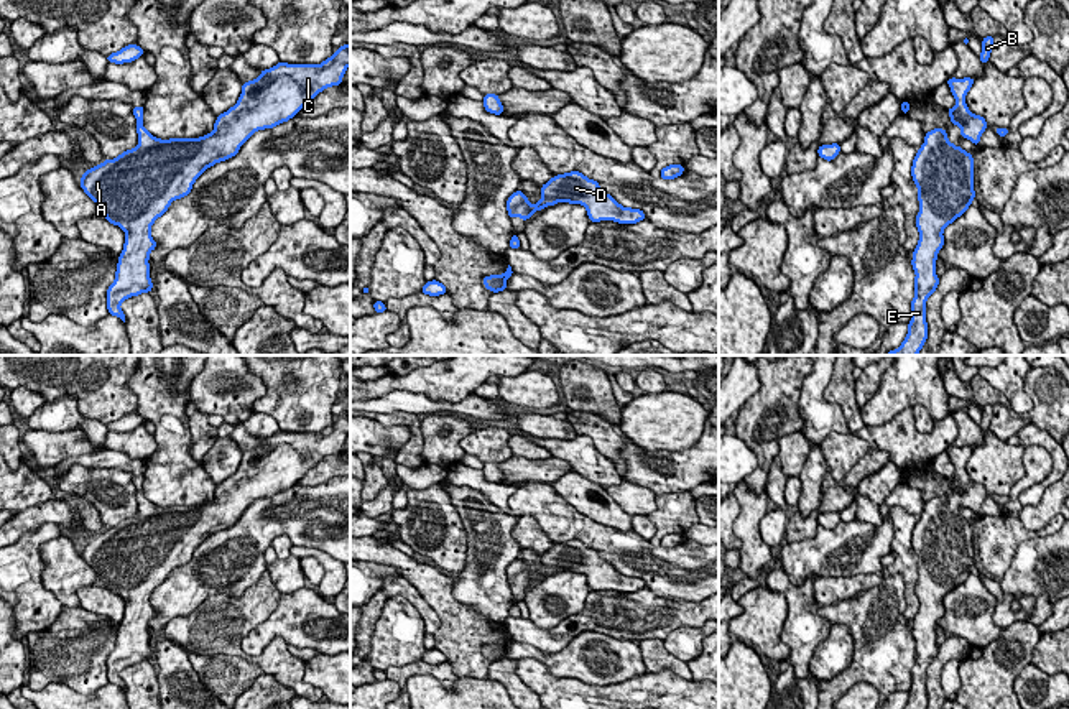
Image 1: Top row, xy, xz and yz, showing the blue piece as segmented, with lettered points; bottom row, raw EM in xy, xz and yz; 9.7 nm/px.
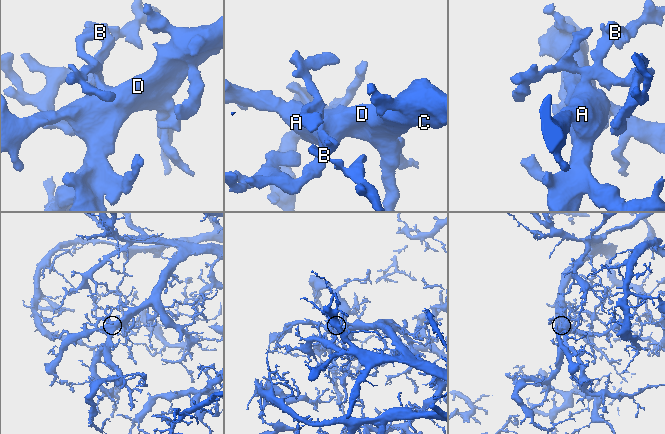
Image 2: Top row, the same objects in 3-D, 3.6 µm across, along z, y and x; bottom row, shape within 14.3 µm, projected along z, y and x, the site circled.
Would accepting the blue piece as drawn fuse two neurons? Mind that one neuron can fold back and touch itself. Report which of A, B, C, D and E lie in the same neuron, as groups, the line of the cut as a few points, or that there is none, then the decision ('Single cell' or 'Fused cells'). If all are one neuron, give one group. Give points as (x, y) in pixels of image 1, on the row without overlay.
Groups: A B C D E. No split. Single cell

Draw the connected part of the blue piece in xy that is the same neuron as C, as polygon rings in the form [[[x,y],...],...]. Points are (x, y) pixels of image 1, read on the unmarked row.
[[[350,413],[321,433],[280,429],[243,451],[237,472],[215,487],[212,502],[199,507],[156,507],[143,495],[143,474],[133,475],[138,513],[89,536],[79,551],[105,589],[125,600],[115,648],[107,658],[109,683],[125,691],[120,673],[155,656],[148,632],[156,617],[151,594],[171,571],[187,564],[207,536],[235,525],[255,500],[288,490],[319,461],[340,454],[349,434]]]

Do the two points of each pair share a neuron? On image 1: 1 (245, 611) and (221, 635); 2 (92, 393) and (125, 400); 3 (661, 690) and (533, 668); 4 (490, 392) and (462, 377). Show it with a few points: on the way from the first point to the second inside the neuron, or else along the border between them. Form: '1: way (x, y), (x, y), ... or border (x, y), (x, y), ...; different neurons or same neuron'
1: way (239, 617), (227, 629); same neuron
2: way (101, 393), (109, 400), (117, 400); same neuron
3: way (630, 691), (564, 691); same neuron
4: border (497, 375), (489, 375), (472, 392); different neurons

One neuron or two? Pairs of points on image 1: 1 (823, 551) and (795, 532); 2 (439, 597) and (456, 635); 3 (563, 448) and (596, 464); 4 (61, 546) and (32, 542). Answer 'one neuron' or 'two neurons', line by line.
1: two neurons
2: one neuron
3: one neuron
4: two neurons

